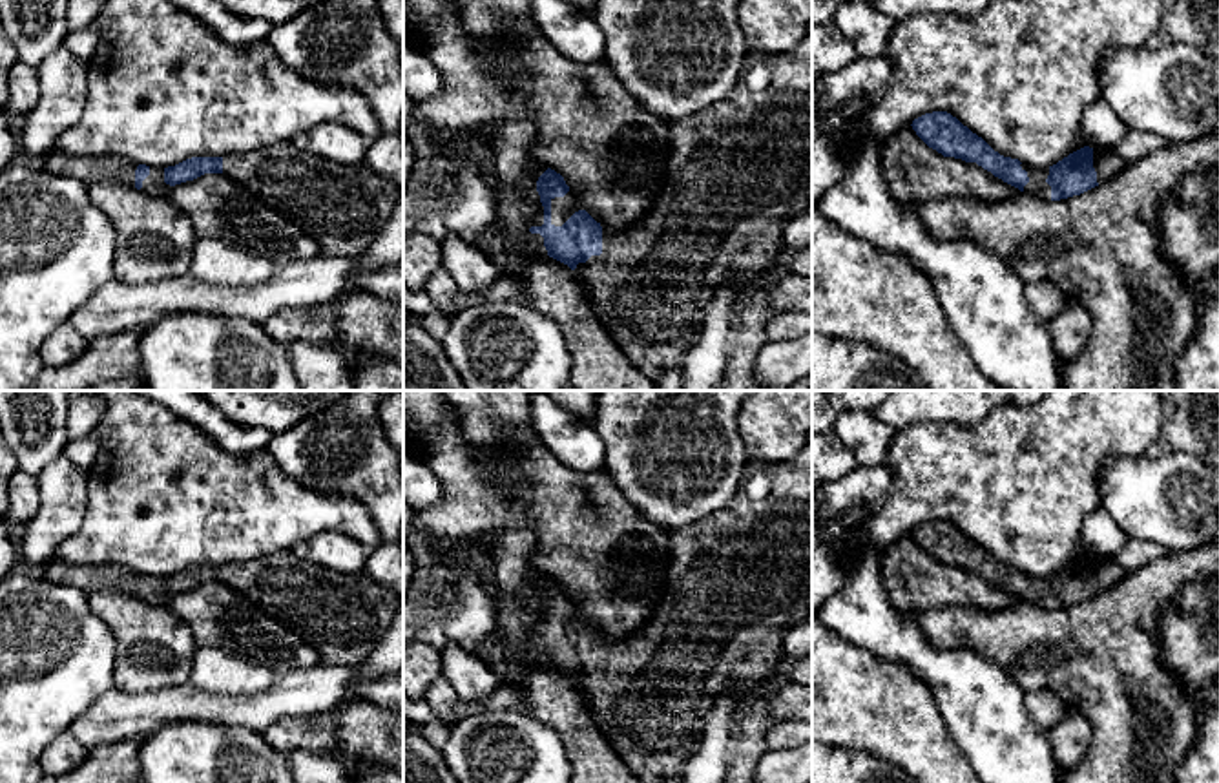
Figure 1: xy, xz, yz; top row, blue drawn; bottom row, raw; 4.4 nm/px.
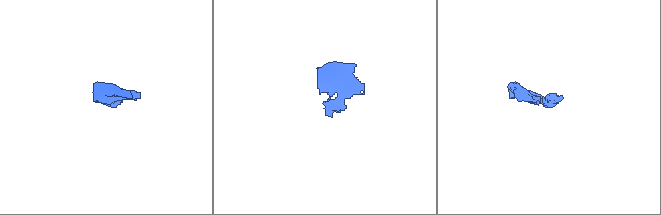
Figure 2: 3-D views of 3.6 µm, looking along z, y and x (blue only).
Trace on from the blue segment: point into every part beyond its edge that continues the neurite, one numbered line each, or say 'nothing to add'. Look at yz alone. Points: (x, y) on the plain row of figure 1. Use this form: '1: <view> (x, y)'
1: yz (1106, 572)
2: yz (1037, 594)

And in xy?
1: xy (154, 594)
2: xy (343, 615)

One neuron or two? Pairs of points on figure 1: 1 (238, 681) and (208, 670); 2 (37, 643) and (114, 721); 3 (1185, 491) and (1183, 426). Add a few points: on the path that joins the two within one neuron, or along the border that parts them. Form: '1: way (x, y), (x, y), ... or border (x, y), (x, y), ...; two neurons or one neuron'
1: way (230, 676), (216, 670); one neuron
2: border (114, 687), (64, 730); two neurons
3: border (1172, 448), (1194, 453), (1199, 459); two neurons

